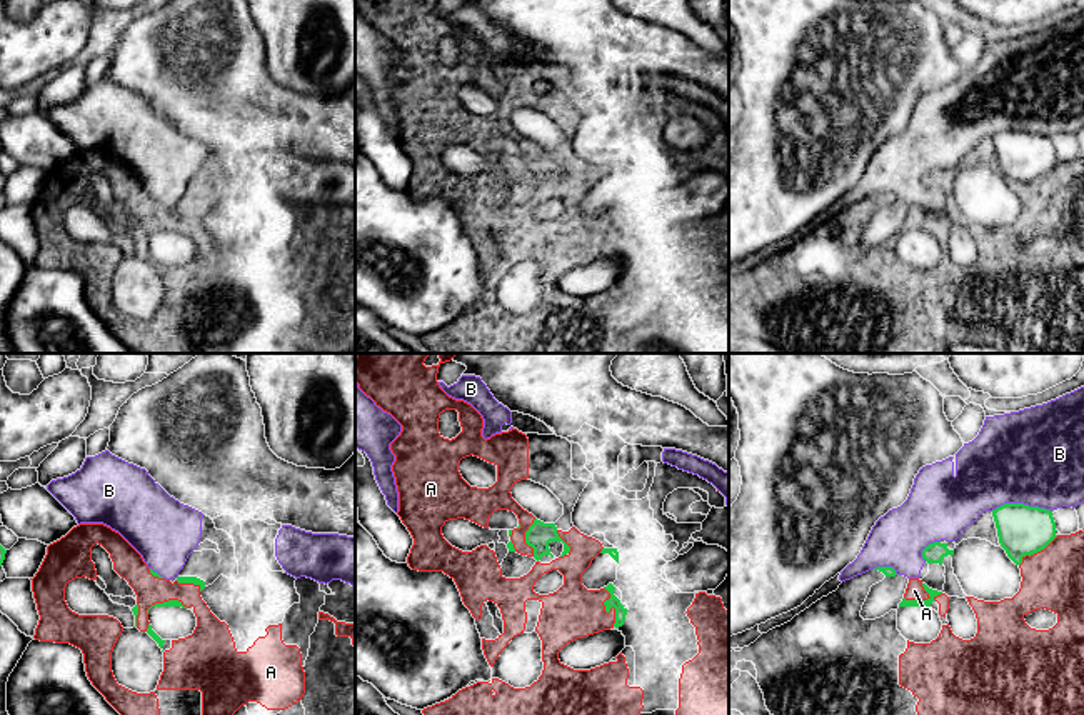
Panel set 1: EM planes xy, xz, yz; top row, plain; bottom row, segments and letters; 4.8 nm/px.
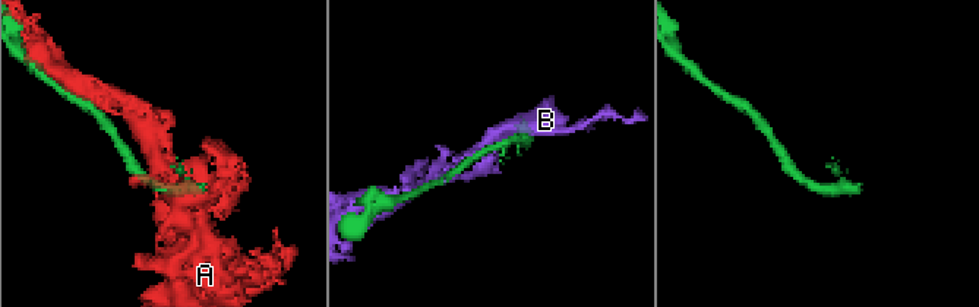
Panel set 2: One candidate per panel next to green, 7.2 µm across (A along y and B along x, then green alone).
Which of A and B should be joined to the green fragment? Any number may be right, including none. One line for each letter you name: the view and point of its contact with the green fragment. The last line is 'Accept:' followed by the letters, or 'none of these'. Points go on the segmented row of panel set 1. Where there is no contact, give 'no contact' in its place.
Accept: none of these

